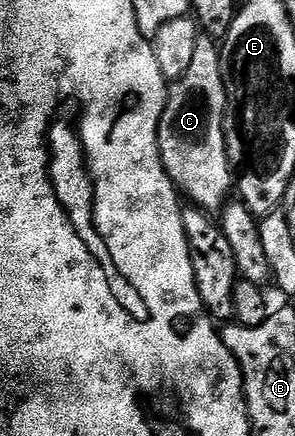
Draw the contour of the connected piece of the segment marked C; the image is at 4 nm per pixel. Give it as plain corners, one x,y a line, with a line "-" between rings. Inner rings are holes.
208,37
198,38
187,71
168,86
157,140
161,160
174,187
186,200
189,198
192,206
210,213
220,212
230,202
229,194
235,191
235,172
228,161
226,141
229,101
231,95
218,44

